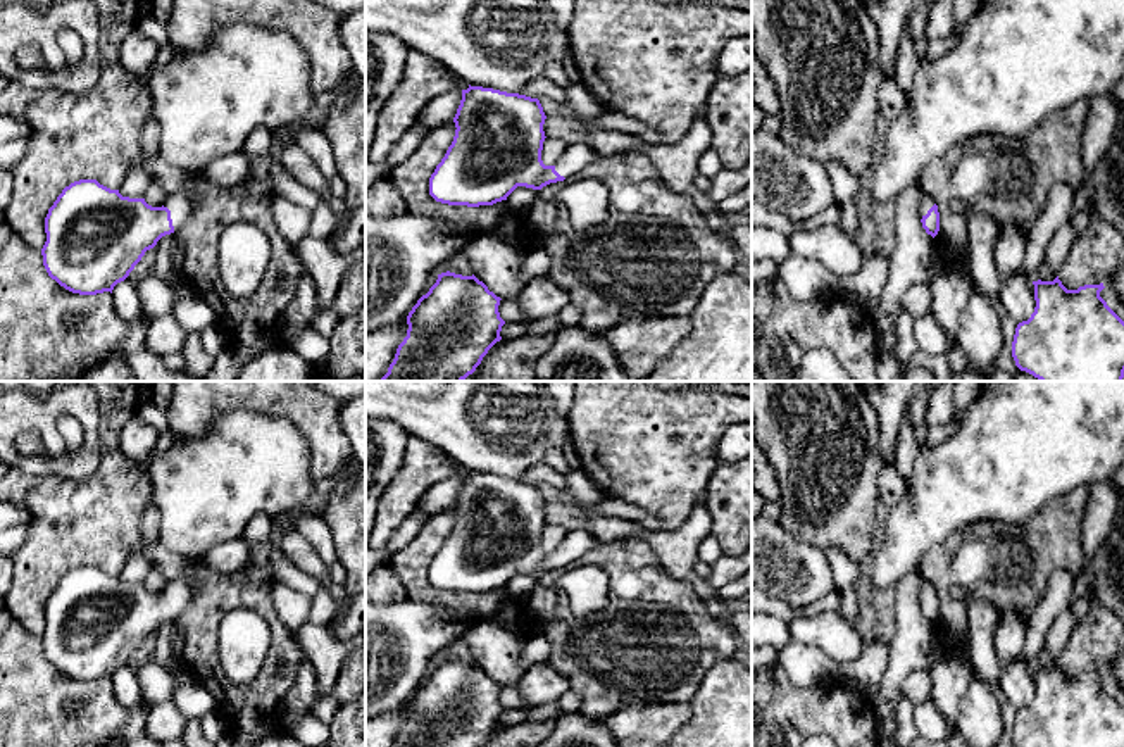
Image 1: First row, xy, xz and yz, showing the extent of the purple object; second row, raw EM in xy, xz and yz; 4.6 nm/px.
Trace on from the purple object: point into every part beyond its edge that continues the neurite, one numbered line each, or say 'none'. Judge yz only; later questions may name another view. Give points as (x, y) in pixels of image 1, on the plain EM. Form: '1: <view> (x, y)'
1: yz (926, 587)

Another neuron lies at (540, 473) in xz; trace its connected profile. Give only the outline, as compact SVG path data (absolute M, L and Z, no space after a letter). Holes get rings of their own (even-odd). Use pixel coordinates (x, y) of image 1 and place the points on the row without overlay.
M536 462L536 464L529 466L522 474L522 481L538 485L538 486L552 485L562 492L567 490L567 474L553 469L546 462Z

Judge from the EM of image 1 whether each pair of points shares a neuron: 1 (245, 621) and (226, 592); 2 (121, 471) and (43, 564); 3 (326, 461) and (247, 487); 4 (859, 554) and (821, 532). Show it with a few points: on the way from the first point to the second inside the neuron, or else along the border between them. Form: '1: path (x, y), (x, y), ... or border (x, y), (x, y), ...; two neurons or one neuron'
1: border (269, 623), (233, 609), (218, 646); two neurons
2: path (109, 494), (61, 542); one neuron
3: border (297, 428), (307, 442), (307, 475), (318, 485); two neurons
4: path (850, 546), (836, 532), (830, 532); one neuron

